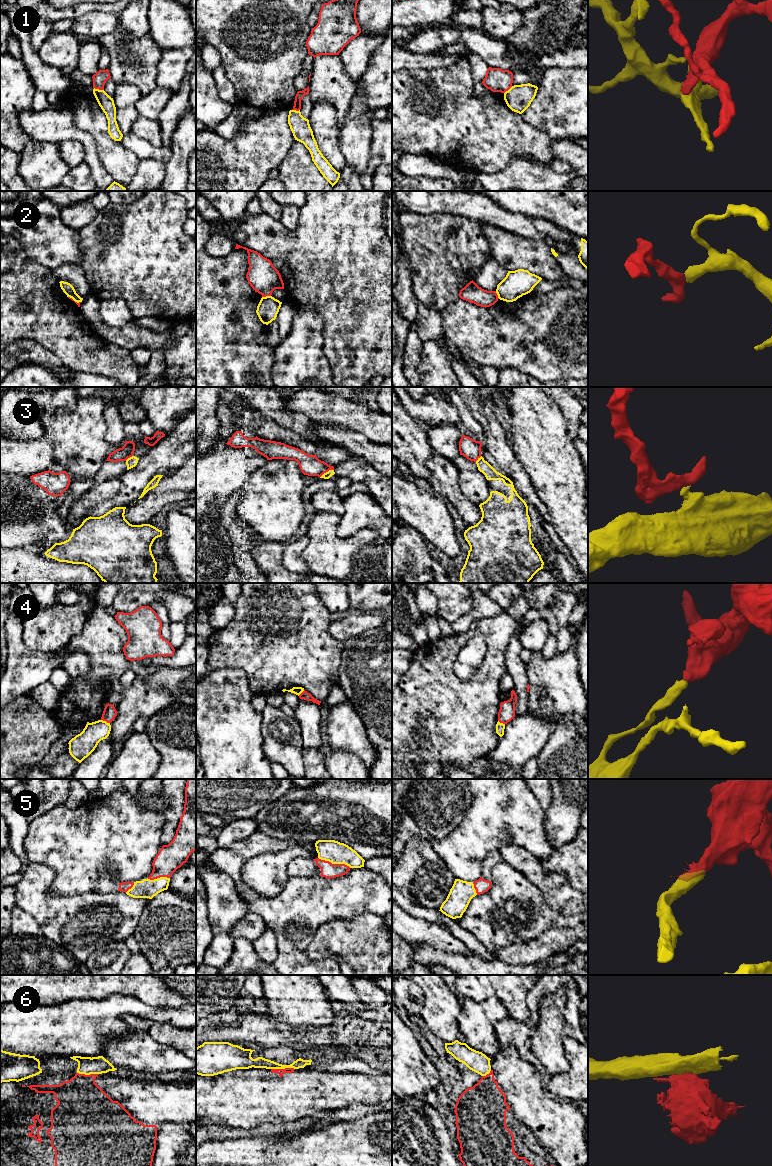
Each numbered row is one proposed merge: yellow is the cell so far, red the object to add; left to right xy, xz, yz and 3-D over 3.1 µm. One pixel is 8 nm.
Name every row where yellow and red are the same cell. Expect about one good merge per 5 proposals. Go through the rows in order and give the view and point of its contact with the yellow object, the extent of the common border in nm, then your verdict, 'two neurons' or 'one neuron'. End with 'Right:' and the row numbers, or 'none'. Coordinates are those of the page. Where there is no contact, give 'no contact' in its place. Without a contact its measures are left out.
1: contact xy (98, 89); length 80 nm; two neurons
2: contact xz (266, 296); length 70 nm; two neurons
3: contact xz (326, 472); length 130 nm; two neurons
4: contact xy (105, 721); length 80 nm; two neurons
5: contact xz (334, 863); length 280 nm; one neuron
6: contact xz (282, 1068); length 190 nm; two neurons
Right: 5

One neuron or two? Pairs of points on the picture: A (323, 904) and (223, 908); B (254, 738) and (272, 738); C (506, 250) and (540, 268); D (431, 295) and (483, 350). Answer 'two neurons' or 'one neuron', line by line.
A: two neurons
B: two neurons
C: one neuron
D: two neurons

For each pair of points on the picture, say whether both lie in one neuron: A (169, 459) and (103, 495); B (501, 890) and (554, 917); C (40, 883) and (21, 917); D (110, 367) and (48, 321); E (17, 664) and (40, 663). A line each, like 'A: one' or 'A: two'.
A: two
B: one
C: two
D: one
E: one

